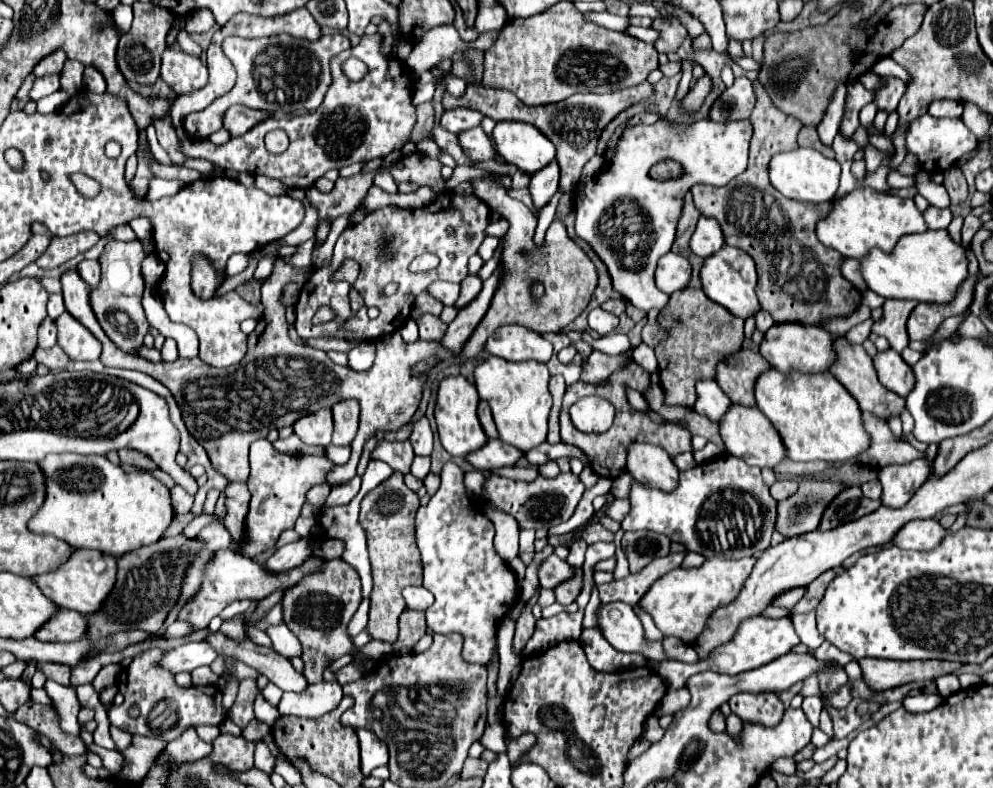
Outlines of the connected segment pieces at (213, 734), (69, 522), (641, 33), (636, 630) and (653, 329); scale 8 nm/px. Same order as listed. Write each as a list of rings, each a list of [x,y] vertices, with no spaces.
[[[201,725],[201,727],[197,727],[197,733],[199,733],[199,737],[203,741],[211,743],[211,741],[215,741],[219,737],[221,731],[219,731],[219,727],[213,727],[213,725]]]
[[[47,455],[39,461],[47,495],[43,507],[29,519],[33,533],[53,535],[71,547],[97,549],[119,557],[155,543],[173,521],[169,489],[145,471],[125,473],[105,455]]]
[[[629,27],[629,29],[625,29],[623,33],[627,33],[627,35],[631,35],[631,37],[639,37],[639,39],[643,39],[643,41],[647,41],[647,43],[653,43],[653,39],[657,37],[657,33],[651,29],[651,27]]]
[[[609,603],[599,609],[599,629],[619,651],[641,651],[651,661],[665,661],[661,641],[647,641],[643,625],[631,605]]]
[[[652,309],[648,312],[648,321],[641,333],[642,341],[652,348],[655,348],[659,341],[667,337],[666,330],[657,323],[658,314],[657,309]]]

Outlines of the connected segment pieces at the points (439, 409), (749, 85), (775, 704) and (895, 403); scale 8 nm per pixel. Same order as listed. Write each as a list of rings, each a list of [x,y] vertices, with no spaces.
[[[463,375],[445,377],[439,383],[437,389],[437,401],[435,401],[435,421],[437,421],[437,433],[441,439],[441,445],[453,455],[453,457],[465,457],[467,453],[483,447],[487,443],[487,435],[481,429],[481,423],[477,419],[477,403],[479,395],[473,383],[469,383]]]
[[[737,77],[731,87],[723,91],[723,103],[713,103],[709,111],[711,121],[741,121],[749,119],[755,107],[755,89],[753,81],[747,77]]]
[[[739,693],[731,697],[729,707],[741,721],[763,725],[763,727],[779,725],[785,711],[783,703],[775,693],[757,693],[757,695]]]
[[[837,337],[833,339],[833,349],[835,349],[835,363],[831,365],[831,375],[857,399],[861,411],[869,411],[869,413],[875,413],[877,417],[883,417],[885,421],[891,417],[891,415],[899,415],[901,409],[905,407],[905,399],[895,395],[893,391],[887,391],[879,379],[877,379],[877,373],[875,373],[875,367],[873,367],[873,359],[865,353],[865,349],[861,345],[855,345],[855,343],[849,343],[845,337]]]

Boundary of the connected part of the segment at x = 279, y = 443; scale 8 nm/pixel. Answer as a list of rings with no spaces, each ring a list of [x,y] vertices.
[[[291,435],[287,439],[277,439],[273,443],[277,451],[283,451],[287,455],[323,455],[323,447],[311,447],[305,445],[297,435]]]

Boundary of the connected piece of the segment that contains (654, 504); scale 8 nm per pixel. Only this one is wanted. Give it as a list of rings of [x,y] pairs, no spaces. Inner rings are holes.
[[[723,455],[717,461],[683,471],[679,475],[679,487],[671,493],[633,481],[629,501],[631,511],[621,523],[623,531],[647,529],[663,533],[671,541],[683,543],[687,551],[723,559],[763,553],[769,547],[777,515],[777,501],[769,495],[769,487],[761,479],[761,469],[733,455]],[[757,515],[759,521],[755,521]],[[751,523],[753,535],[749,535]]]

